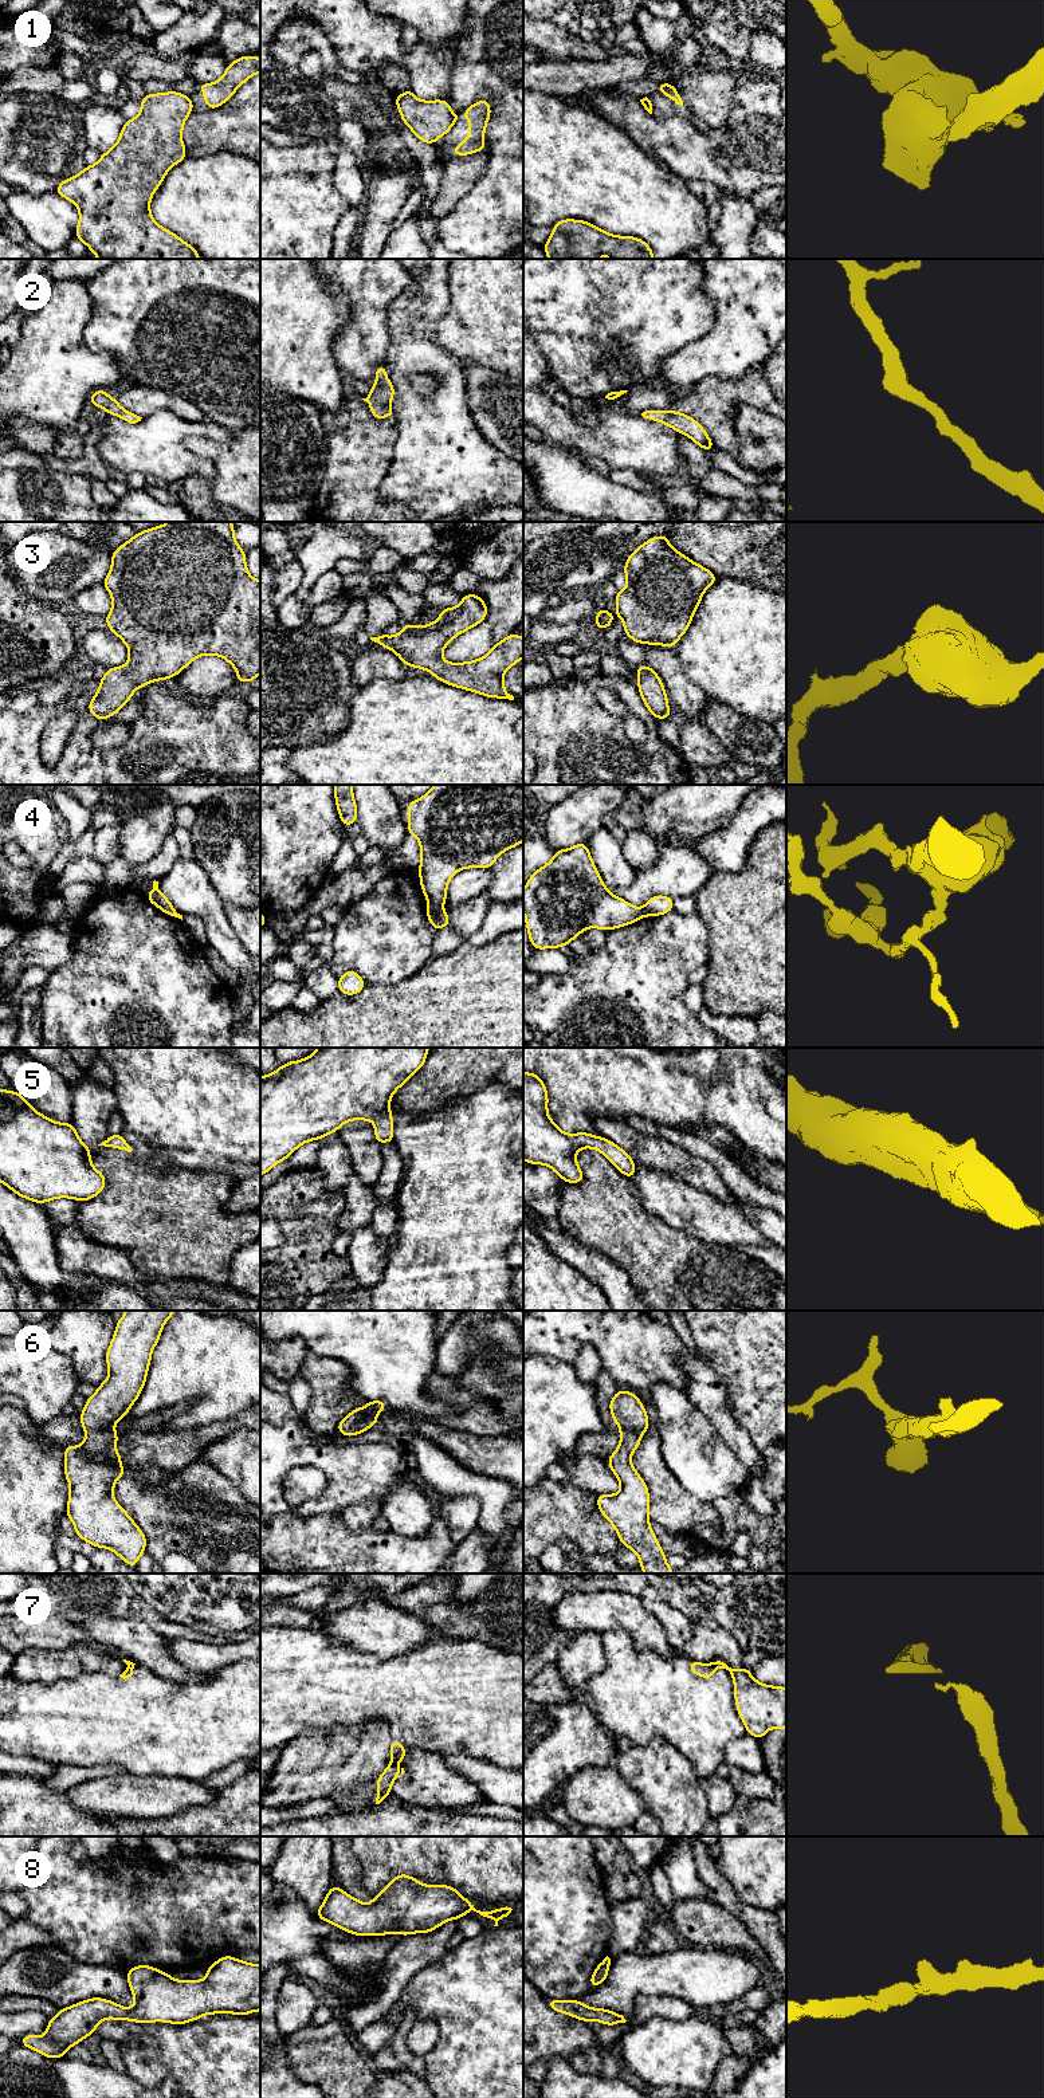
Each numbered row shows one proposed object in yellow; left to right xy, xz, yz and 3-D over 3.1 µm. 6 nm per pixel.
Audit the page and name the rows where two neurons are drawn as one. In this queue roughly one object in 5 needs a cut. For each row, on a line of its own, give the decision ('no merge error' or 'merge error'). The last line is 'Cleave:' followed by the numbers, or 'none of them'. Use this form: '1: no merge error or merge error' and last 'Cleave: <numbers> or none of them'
1: merge error
2: no merge error
3: no merge error
4: merge error
5: no merge error
6: no merge error
7: merge error
8: no merge error
Cleave: 1, 4, 7

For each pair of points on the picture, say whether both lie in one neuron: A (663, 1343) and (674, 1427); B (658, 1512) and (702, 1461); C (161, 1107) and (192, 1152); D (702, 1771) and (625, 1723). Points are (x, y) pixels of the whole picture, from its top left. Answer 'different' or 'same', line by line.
A: different
B: different
C: same
D: same

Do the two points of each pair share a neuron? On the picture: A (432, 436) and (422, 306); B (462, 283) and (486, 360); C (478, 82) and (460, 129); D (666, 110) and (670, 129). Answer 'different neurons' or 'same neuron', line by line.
A: same neuron
B: same neuron
C: different neurons
D: different neurons

